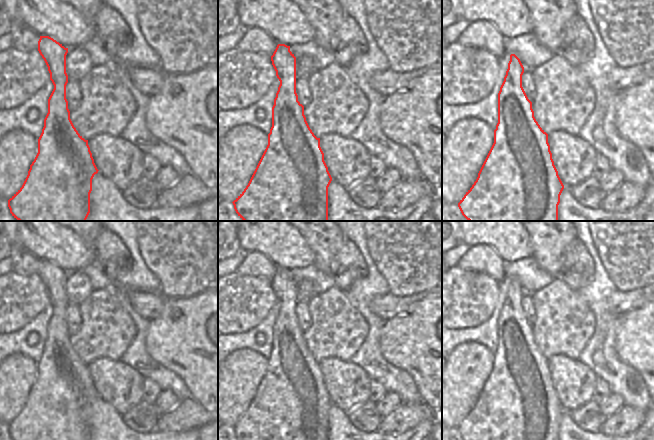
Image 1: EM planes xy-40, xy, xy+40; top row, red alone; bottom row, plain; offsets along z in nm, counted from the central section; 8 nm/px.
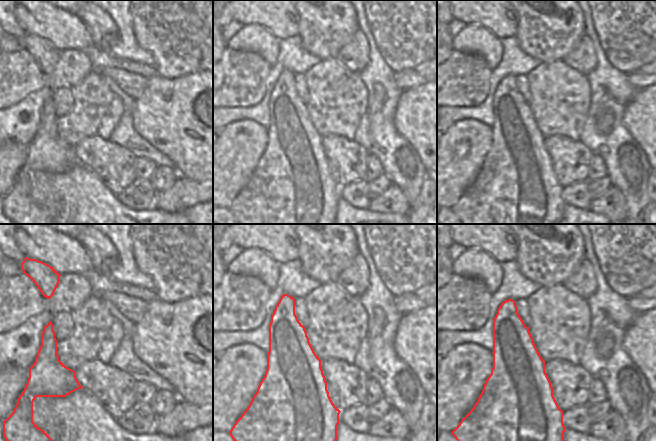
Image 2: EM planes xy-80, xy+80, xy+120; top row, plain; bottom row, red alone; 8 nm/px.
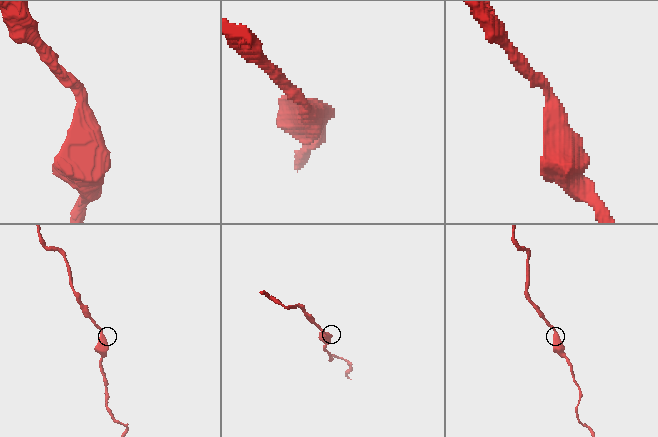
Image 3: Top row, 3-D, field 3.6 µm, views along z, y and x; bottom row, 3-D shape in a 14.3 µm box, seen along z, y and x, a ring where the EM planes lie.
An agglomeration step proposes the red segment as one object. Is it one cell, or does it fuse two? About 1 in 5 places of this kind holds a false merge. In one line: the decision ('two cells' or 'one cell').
one cell

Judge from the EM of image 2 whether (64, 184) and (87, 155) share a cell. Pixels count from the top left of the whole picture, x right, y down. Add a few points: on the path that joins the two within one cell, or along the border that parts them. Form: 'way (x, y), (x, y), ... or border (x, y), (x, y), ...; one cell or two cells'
border (83, 163), (100, 179); two cells

